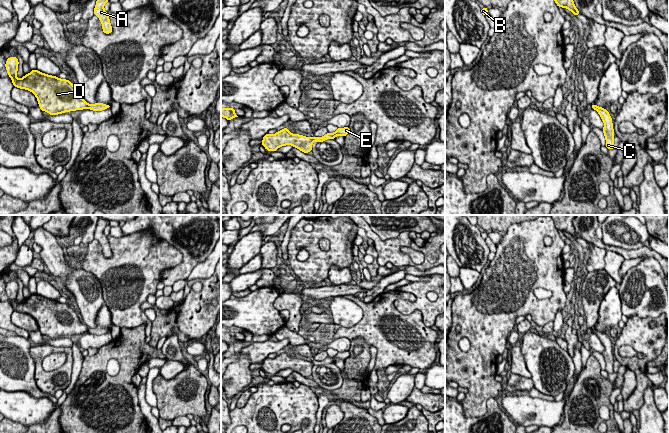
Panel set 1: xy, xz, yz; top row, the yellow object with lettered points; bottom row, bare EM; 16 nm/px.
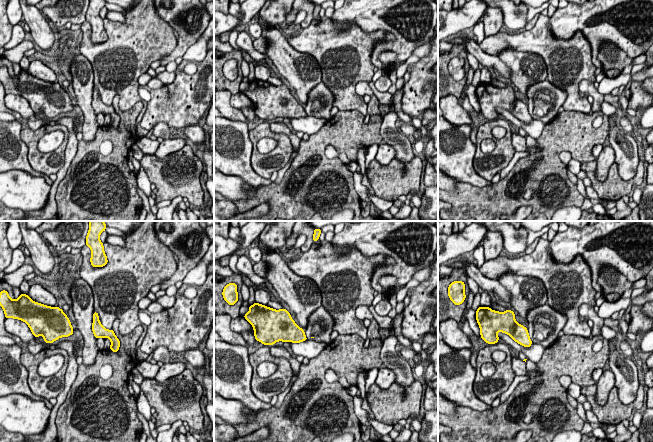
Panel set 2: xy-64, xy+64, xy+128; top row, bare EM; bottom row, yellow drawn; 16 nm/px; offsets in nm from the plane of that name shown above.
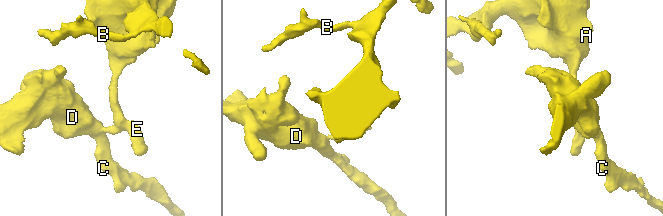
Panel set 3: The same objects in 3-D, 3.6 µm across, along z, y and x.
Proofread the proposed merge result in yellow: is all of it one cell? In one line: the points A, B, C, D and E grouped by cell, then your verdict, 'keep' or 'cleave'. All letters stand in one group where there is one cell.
groups A B E / C D; cleave

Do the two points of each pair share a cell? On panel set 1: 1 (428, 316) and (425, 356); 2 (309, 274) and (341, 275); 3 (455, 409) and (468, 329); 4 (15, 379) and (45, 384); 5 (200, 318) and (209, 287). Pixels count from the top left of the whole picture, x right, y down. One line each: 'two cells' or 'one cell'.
1: two cells
2: two cells
3: two cells
4: two cells
5: one cell

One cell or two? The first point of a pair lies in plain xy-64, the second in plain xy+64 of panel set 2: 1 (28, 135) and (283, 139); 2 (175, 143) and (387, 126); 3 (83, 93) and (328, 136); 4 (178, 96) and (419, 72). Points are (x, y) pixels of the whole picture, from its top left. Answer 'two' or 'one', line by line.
1: one
2: two
3: two
4: one

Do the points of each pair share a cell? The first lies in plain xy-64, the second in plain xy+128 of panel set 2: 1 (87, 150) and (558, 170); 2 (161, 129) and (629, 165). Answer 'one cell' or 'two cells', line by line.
1: one cell
2: one cell

